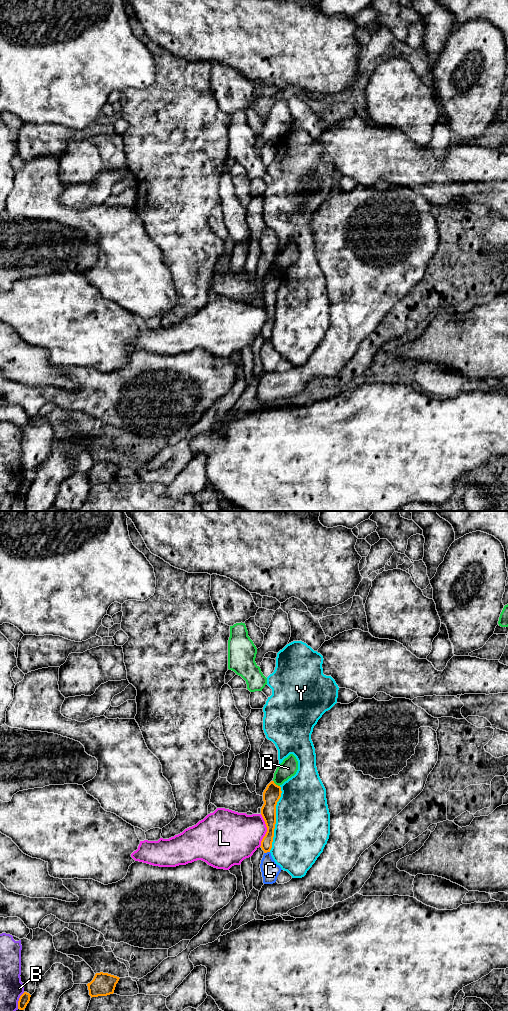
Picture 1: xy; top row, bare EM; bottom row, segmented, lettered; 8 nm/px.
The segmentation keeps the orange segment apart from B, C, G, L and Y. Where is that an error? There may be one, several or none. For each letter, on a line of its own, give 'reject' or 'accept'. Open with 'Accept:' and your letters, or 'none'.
Accept: none
B: reject
C: reject
G: reject
L: reject
Y: reject

